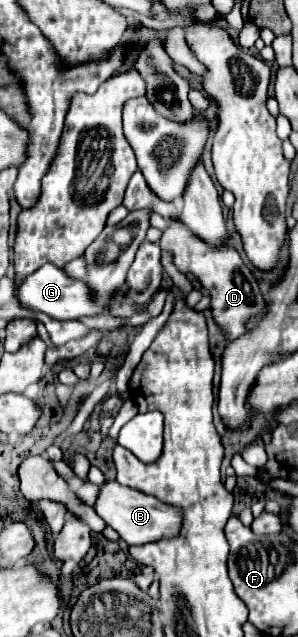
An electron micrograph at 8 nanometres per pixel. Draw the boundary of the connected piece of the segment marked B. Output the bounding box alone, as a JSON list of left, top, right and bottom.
[94,481,180,545]

